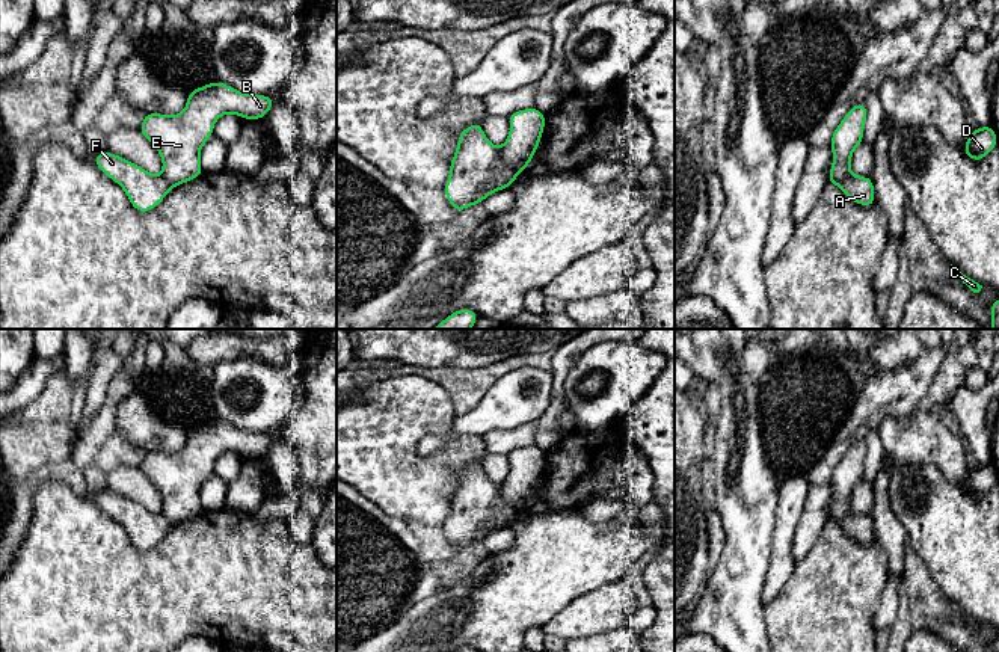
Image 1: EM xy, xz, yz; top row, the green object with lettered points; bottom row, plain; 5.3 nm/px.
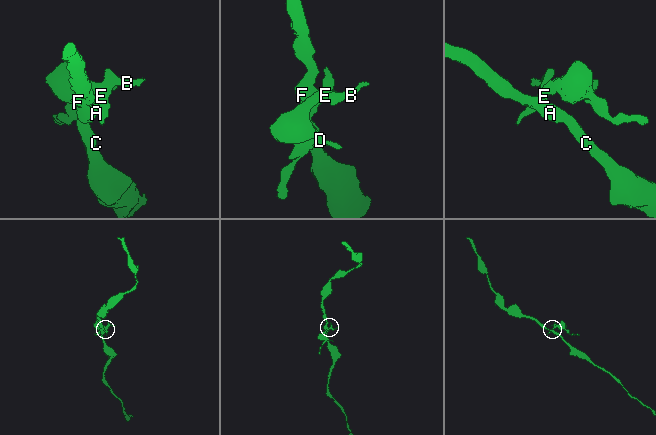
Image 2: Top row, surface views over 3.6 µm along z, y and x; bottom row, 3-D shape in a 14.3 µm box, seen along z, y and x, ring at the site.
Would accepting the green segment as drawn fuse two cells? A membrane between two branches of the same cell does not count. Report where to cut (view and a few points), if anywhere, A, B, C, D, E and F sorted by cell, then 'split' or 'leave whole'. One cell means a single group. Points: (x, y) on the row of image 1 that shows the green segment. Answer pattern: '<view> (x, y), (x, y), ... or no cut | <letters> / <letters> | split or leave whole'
xz (498, 150), (503, 162), (516, 174) | A C F / B D E | split

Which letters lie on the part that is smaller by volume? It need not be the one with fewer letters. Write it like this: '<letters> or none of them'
B, D, E

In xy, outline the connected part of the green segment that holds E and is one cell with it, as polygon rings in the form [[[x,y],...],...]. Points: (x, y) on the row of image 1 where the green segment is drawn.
[[[217,80],[190,91],[180,115],[146,112],[139,133],[157,148],[163,161],[161,177],[175,187],[204,174],[201,148],[213,137],[214,122],[222,115],[258,121],[275,103],[272,95],[240,92]]]

